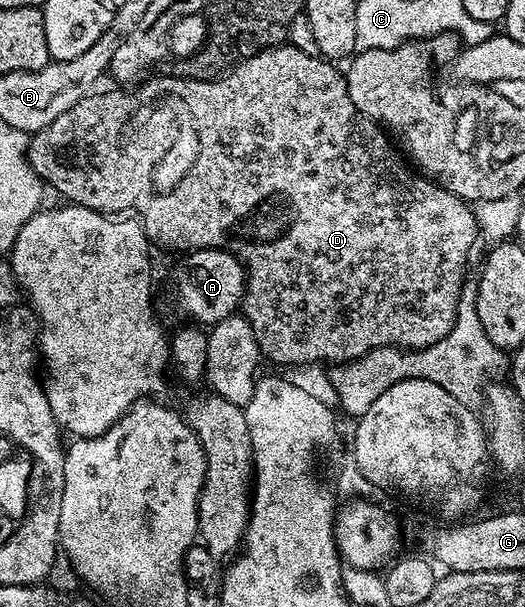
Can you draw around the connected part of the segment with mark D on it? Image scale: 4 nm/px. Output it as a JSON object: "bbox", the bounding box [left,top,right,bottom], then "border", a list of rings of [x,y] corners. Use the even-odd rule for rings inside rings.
{"bbox":[26,45,480,368],"border":[[[283,45],[269,47],[252,57],[241,59],[217,79],[175,79],[172,75],[162,73],[159,74],[158,81],[152,77],[147,82],[140,83],[135,96],[130,89],[114,89],[118,91],[106,91],[103,95],[91,93],[76,101],[76,105],[72,105],[68,113],[60,113],[60,117],[56,117],[52,125],[33,132],[30,135],[30,147],[26,151],[26,156],[29,157],[34,172],[42,178],[43,184],[47,188],[55,187],[60,194],[67,195],[70,198],[67,200],[71,204],[107,213],[118,213],[121,212],[118,211],[121,207],[131,207],[135,211],[131,212],[140,217],[142,228],[146,230],[146,238],[155,248],[167,247],[170,251],[189,253],[201,251],[204,247],[215,247],[221,251],[232,252],[246,268],[246,296],[242,299],[241,314],[251,323],[261,354],[274,363],[283,363],[283,368],[341,365],[364,357],[372,349],[381,347],[400,347],[418,351],[421,347],[436,345],[436,341],[448,337],[454,318],[458,315],[462,284],[467,278],[466,262],[470,259],[470,250],[474,247],[474,238],[480,234],[480,228],[474,219],[471,204],[448,193],[448,189],[438,186],[431,179],[415,173],[411,164],[400,154],[399,148],[394,148],[390,144],[391,136],[373,119],[360,113],[356,105],[352,105],[352,97],[348,97],[345,74],[334,67],[337,66],[333,62],[316,55],[300,53],[300,49]],[[118,123],[118,139],[122,139],[122,153],[120,159],[112,157],[112,161],[120,163],[104,167],[108,171],[108,183],[102,183],[102,165],[96,165],[96,157],[92,157],[94,153],[88,147],[94,147],[98,139],[102,139],[102,143],[106,143],[106,139],[114,139],[114,127],[118,127]],[[182,139],[202,139],[203,151],[194,171],[186,171],[186,175],[180,179],[182,171],[186,169],[186,163],[182,163],[182,149],[186,149],[182,147]]]}

